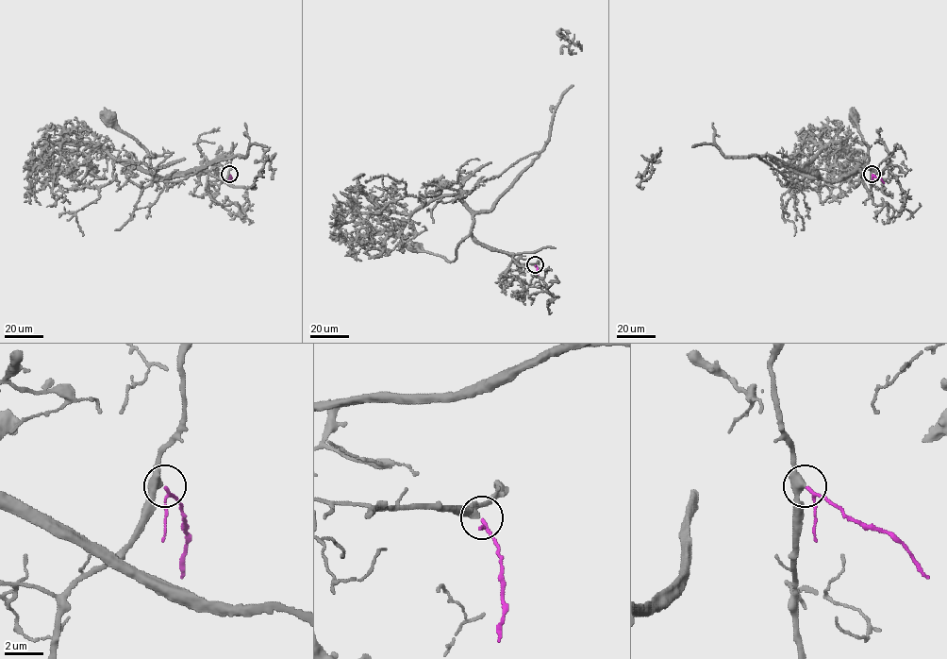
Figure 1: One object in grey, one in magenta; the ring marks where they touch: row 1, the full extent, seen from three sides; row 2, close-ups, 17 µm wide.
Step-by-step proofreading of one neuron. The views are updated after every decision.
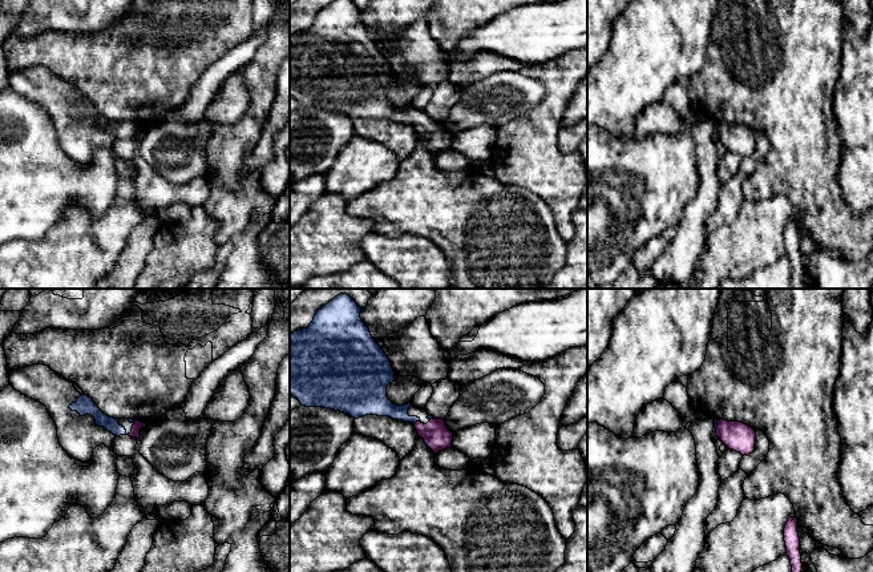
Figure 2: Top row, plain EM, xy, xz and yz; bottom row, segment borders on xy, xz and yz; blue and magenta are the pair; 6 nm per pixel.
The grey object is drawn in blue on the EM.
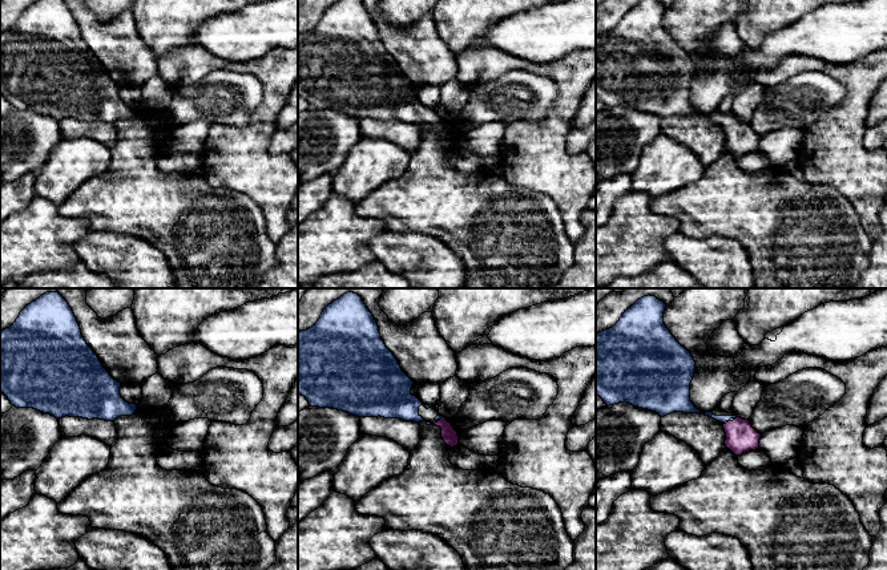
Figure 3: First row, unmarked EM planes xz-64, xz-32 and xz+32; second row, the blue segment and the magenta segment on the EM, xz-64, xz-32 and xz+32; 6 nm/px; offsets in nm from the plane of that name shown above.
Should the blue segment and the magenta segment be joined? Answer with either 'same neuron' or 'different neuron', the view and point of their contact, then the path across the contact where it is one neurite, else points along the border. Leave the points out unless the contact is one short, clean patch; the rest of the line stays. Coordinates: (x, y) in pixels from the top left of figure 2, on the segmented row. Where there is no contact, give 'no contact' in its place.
same neuron; contact xz (415, 422); way xz (379, 405), (397, 411), (415, 422), (423, 430), (436, 435)

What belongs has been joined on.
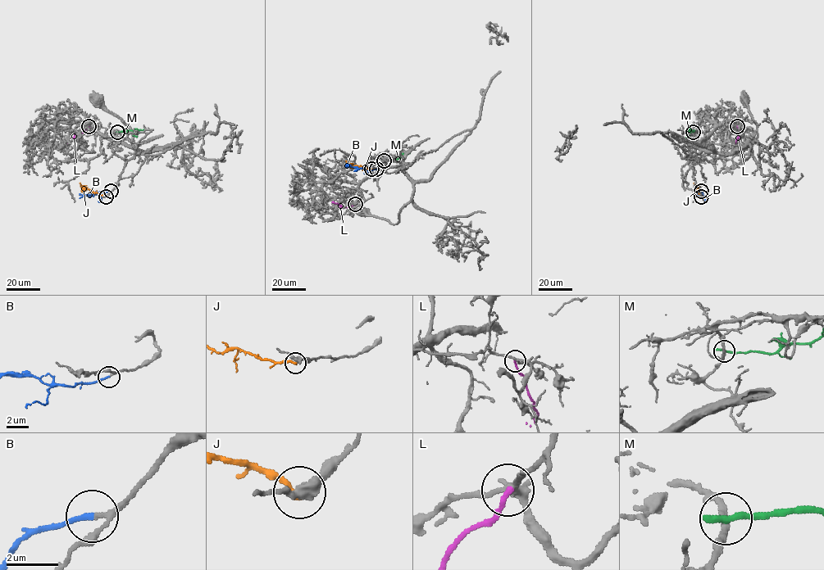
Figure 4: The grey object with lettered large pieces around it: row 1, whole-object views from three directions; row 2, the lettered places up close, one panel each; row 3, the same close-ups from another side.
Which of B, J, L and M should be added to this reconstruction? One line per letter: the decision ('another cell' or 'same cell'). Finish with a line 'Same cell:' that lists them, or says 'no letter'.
B: same cell
J: another cell
L: another cell
M: another cell
Same cell: B

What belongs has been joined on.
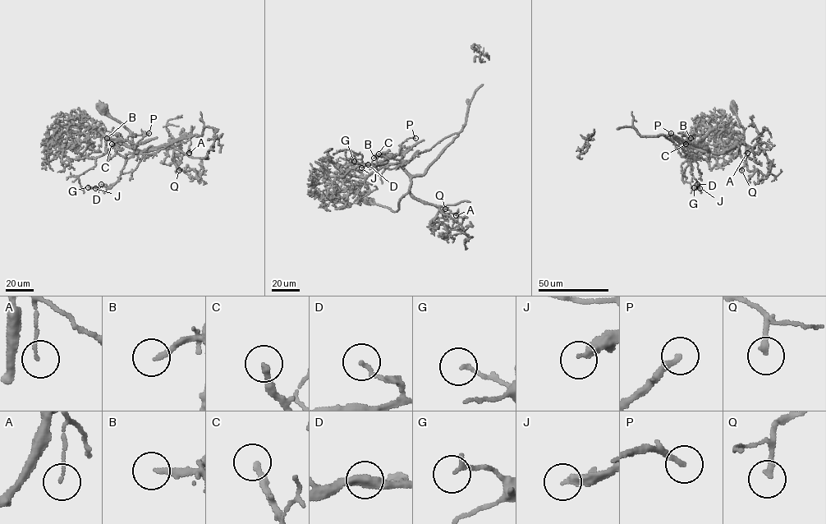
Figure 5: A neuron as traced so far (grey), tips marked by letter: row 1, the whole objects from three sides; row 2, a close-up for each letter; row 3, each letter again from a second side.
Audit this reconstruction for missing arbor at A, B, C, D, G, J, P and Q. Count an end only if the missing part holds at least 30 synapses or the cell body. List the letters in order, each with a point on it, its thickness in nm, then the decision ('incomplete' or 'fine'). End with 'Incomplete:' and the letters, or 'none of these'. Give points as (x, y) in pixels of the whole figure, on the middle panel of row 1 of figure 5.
A: at (456, 215); 90 nm thick; fine
B: at (373, 158); 200 nm thick; incomplete
C: at (378, 153); 240 nm thick; incomplete
D: at (368, 164); 140 nm thick; fine
G: at (354, 161); 160 nm thick; fine
J: at (361, 167); 280 nm thick; fine
P: at (415, 138); 240 nm thick; incomplete
Q: at (445, 209); 240 nm thick; incomplete
Incomplete: B, C, P, Q

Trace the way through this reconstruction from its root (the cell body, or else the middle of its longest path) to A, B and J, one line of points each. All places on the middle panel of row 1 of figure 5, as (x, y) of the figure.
A: (370, 201), (396, 211), (399, 200), (409, 193), (416, 198), (438, 205), (443, 213), (456, 215)
B: (370, 201), (396, 211), (399, 200), (410, 186), (410, 176), (401, 163), (401, 154), (388, 153), (373, 158)
J: (370, 201), (396, 211), (399, 200), (410, 186), (410, 176), (401, 162), (393, 158), (378, 166), (361, 167)

